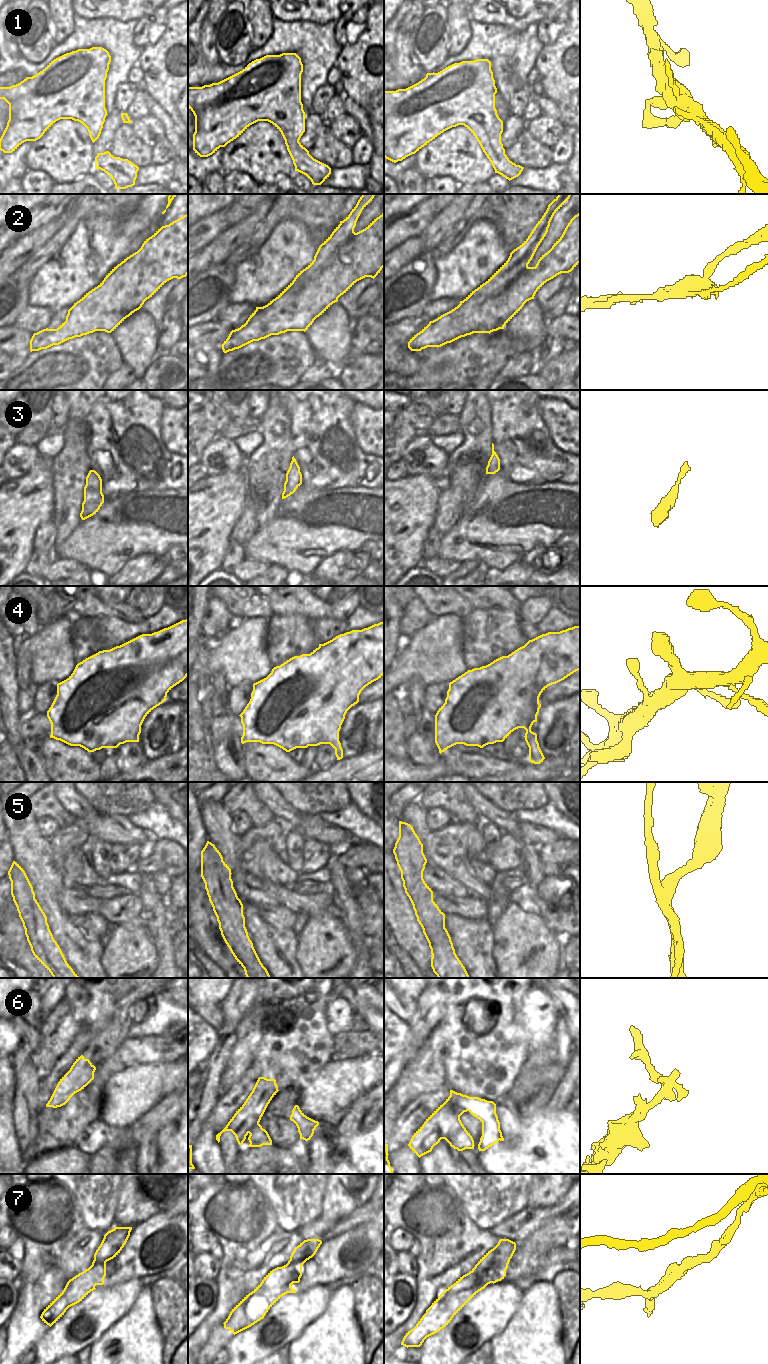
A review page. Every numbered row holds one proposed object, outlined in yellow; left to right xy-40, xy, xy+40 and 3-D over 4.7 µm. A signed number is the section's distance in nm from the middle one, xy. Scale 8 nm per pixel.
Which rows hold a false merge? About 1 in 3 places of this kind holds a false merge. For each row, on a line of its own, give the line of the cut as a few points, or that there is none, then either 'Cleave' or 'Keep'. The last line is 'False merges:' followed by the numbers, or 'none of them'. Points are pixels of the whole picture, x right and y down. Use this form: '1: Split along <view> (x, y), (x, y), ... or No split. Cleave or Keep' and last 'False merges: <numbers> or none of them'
1: No split. Keep
2: Split along xy (356, 233), (285, 311), (267, 309), (262, 320), (238, 328). Cleave
3: No split. Keep
4: No split. Keep
5: Split along xy+40 (445, 928), (437, 935), (437, 939), (429, 944). Cleave
6: Split along xy+40 (462, 1110), (446, 1106), (440, 1123), (429, 1137), (432, 1148). Cleave
7: Split along xy+40 (510, 1258), (503, 1257), (484, 1276), (475, 1267). Cleave
False merges: 2, 5, 6, 7.

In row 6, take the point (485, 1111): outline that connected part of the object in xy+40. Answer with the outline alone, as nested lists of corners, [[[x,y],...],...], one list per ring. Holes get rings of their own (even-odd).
[[[450,1090],[450,1096],[440,1105],[414,1133],[408,1146],[420,1158],[432,1151],[429,1137],[434,1133],[449,1105],[457,1111],[469,1111],[482,1122],[482,1136],[478,1144],[479,1151],[485,1151],[498,1141],[504,1141],[500,1130],[500,1122],[496,1114],[496,1104],[479,1097],[469,1097]]]

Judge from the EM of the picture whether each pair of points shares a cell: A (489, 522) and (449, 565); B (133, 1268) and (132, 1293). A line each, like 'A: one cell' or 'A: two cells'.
A: two cells
B: two cells

